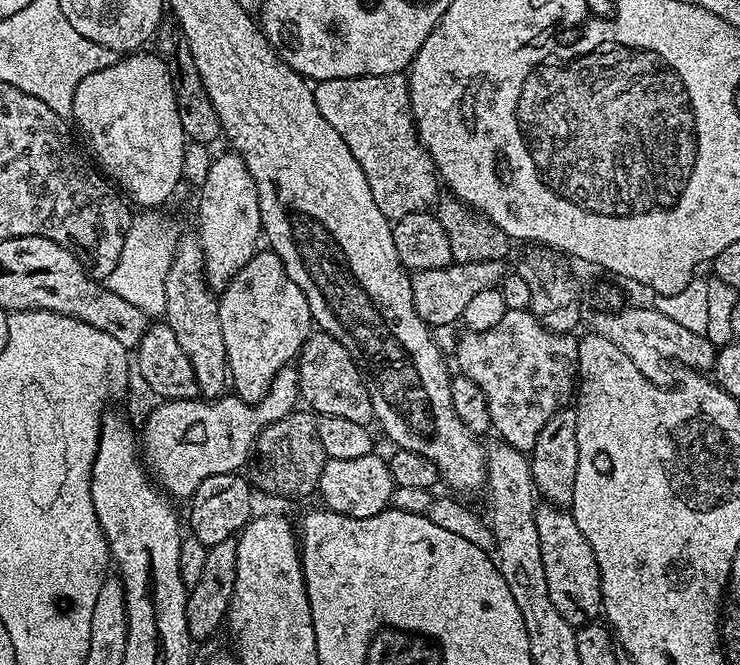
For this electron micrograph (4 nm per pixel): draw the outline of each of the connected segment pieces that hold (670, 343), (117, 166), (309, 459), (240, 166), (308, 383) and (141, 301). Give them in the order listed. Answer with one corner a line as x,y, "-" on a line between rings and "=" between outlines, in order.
624,306
619,310
600,310
597,313
597,316
592,320
591,331
595,335
606,338
606,342
614,342
614,346
618,346
618,350
622,350
626,354
626,358
630,358
630,362
634,362
634,366
638,366
638,370
642,370
642,374
648,380
663,381
664,360
673,360
674,363
685,364
688,368
712,370
716,367
717,345
711,344
707,336
702,333
686,330
685,326
681,326
673,319
666,317
654,306
648,306
648,308
627,308
=
140,50
135,54
125,55
117,59
115,64
102,70
94,70
94,74
86,74
86,78
78,82
78,90
74,90
71,119
74,124
76,120
77,129
80,127
84,131
84,136
96,155
95,163
99,171
113,185
123,189
133,205
141,204
142,207
148,208
144,210
156,210
159,209
156,208
159,204
166,203
175,194
176,187
180,184
180,175
184,172
186,137
182,130
182,121
178,119
172,68
162,57
148,51
=
293,410
258,434
254,460
260,463
260,488
276,496
308,496
317,491
324,463
329,458
318,442
317,417
311,411
=
228,150
225,156
220,156
212,165
208,168
208,173
204,176
204,185
200,188
200,205
196,208
196,229
195,233
198,235
200,245
203,248
204,254
204,278
207,280
208,285
211,286
213,290
222,290
228,283
234,278
234,274
238,274
238,270
242,270
242,266
246,266
246,262
250,262
250,258
255,256
258,251
258,245
256,243
261,243
262,240
262,229
260,226
260,203
258,202
258,186
254,186
254,178
250,174
250,170
246,166
246,162
240,156
237,156
235,151
=
319,330
313,331
300,350
298,371
301,401
313,413
320,416
346,418
350,422
359,424
373,423
368,383
364,380
364,373
356,357
348,353
346,346
342,346
342,342
=
148,214
144,221
140,218
133,219
132,229
126,234
126,242
122,246
122,258
118,258
118,266
110,270
106,278
106,287
118,298
126,298
130,306
138,306
150,318
156,318
161,315
166,306
166,274
170,274
170,262
174,262
174,254
178,243
178,231
168,220
156,216
160,214

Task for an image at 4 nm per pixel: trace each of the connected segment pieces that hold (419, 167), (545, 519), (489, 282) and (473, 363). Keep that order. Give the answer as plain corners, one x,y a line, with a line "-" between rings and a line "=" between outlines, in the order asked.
404,72
321,80
314,91
322,118
342,134
342,142
346,142
350,154
358,158
358,166
362,166
366,182
370,182
370,194
374,194
378,210
382,210
388,220
401,220
406,214
423,212
437,203
442,181
436,163
416,135
=
547,502
536,505
536,525
538,526
538,542
542,546
542,570
546,570
546,590
550,594
550,602
554,602
558,614
562,614
562,618
566,618
566,622
570,622
573,626
597,623
604,611
602,582
600,567
594,558
594,550
590,542
586,542
586,534
578,530
578,522
574,522
571,511
=
505,261
494,262
470,262
469,264
458,264
453,262
450,266
438,270
422,270
412,272
412,293
414,294
414,310
433,329
439,330
443,324
452,324
463,317
466,306
473,297
482,290
490,290
497,287
506,275
=
508,310
500,322
492,329
484,332
465,331
465,336
456,344
456,360
460,363
459,371
463,375
470,377
474,382
478,382
478,386
482,390
482,394
486,394
486,402
490,410
490,418
492,419
492,428
497,432
499,439
505,444
514,446
518,451
525,454
531,453
534,442
538,442
538,434
542,434
542,426
546,426
546,422
550,422
550,418
554,418
554,414
559,412
573,399
574,393
578,387
578,340
575,335
566,332
551,332
546,326
542,326
542,322
538,322
538,318
531,310
527,312
519,312
518,310

